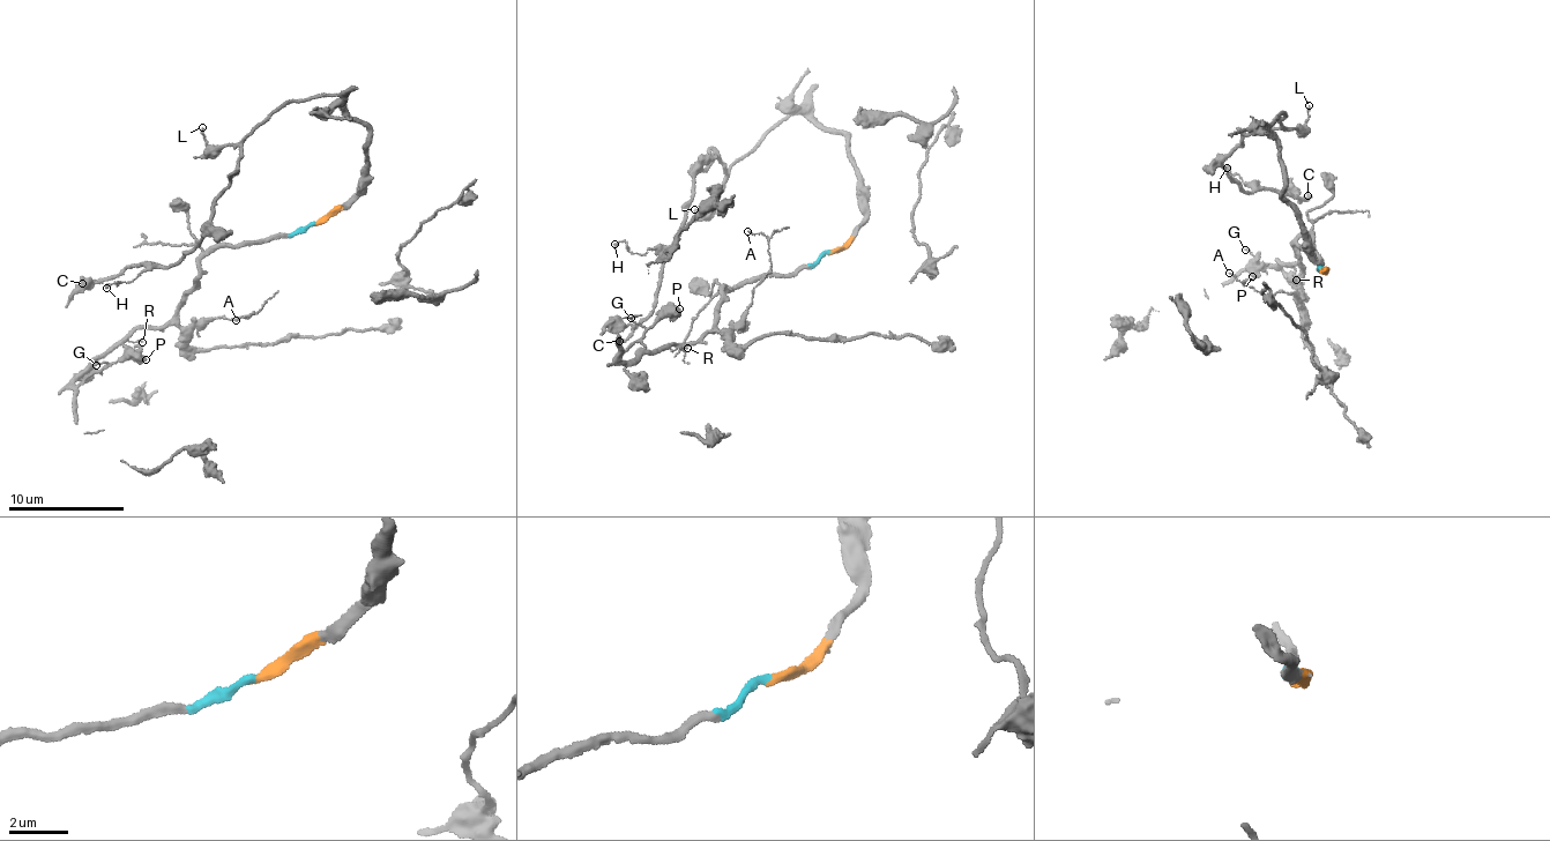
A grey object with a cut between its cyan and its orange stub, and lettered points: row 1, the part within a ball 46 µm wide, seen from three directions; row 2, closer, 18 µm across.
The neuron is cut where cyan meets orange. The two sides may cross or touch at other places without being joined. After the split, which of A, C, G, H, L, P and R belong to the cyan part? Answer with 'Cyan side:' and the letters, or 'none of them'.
Cyan side: A, G, P, R

